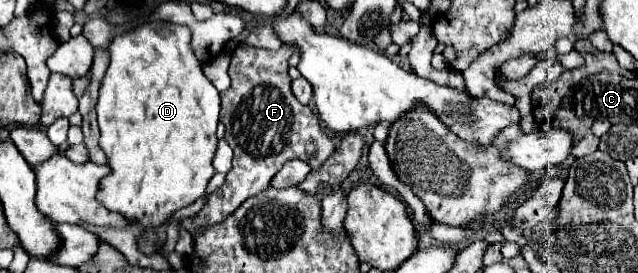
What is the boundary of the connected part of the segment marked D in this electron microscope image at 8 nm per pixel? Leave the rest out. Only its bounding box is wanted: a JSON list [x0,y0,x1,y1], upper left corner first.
[98,21,218,230]

